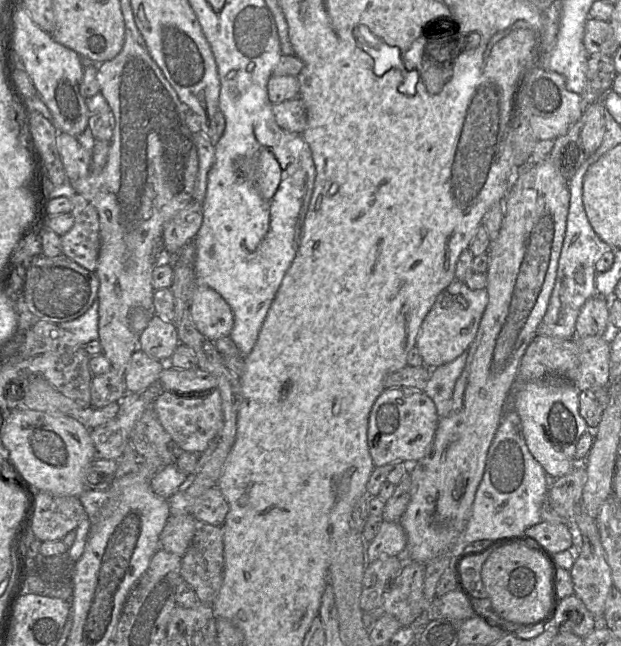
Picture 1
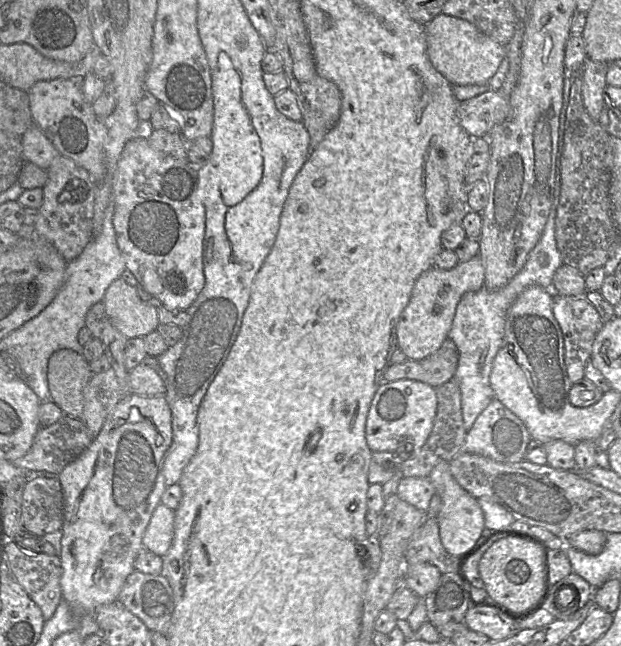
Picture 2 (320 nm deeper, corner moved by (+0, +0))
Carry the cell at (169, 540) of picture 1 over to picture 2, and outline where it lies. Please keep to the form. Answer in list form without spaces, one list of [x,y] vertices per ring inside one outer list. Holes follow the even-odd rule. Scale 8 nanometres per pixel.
[[[161,503],[157,505],[142,537],[144,548],[160,557],[166,554],[173,540],[174,517],[172,509]]]

